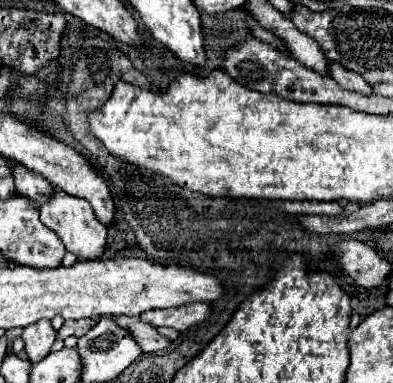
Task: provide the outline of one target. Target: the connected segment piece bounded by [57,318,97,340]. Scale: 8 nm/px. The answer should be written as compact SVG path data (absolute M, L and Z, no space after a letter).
M67 320L65 324L63 324L63 328L57 332L57 338L59 340L65 340L65 338L69 338L69 336L77 336L77 338L81 338L89 328L93 328L93 324L97 324L95 320Z

